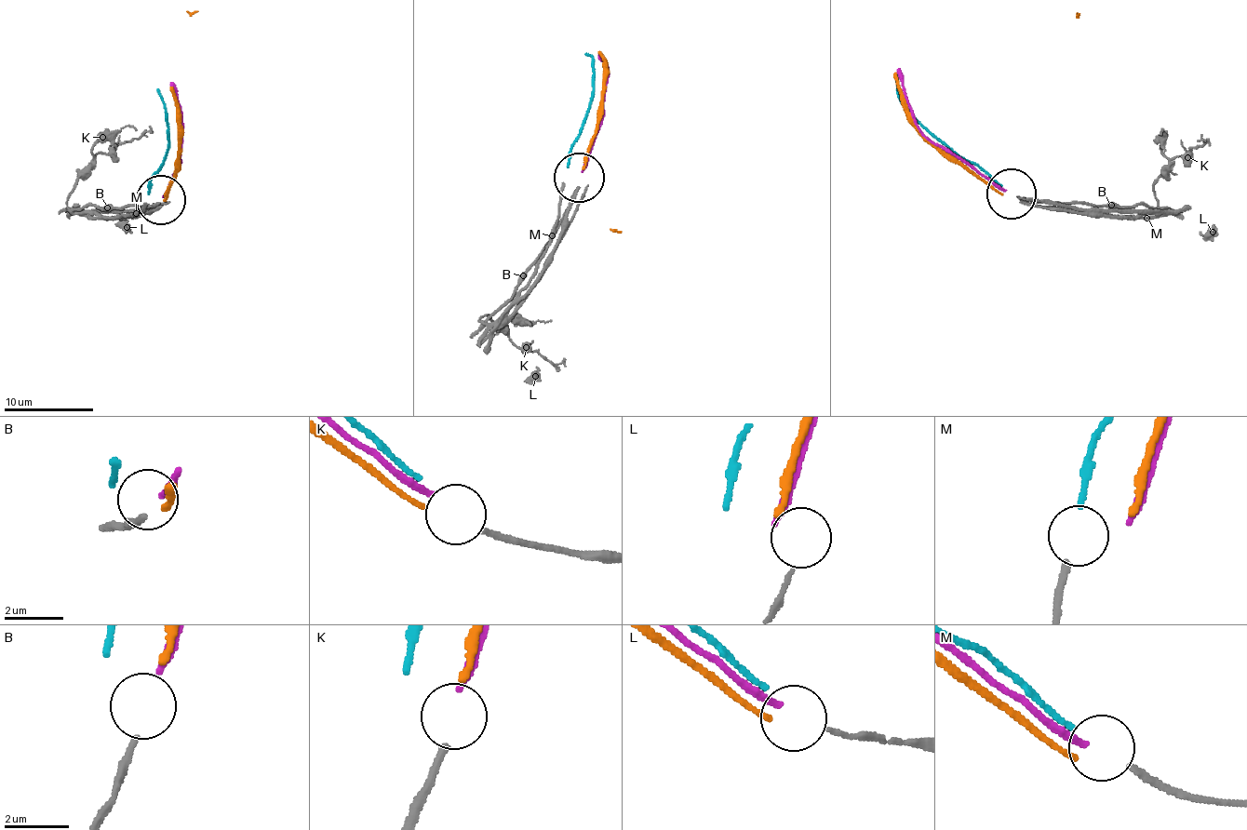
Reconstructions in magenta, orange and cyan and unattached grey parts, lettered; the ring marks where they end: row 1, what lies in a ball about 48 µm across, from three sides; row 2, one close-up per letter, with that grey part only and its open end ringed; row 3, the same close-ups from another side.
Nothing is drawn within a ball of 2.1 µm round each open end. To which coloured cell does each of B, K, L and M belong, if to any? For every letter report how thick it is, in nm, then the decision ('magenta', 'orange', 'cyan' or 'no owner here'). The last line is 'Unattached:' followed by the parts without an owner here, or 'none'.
B: calibre 200 nm; magenta
K: calibre 200 nm; orange
L: calibre 150 nm; no owner here
M: calibre 200 nm; cyan
Unattached: L

